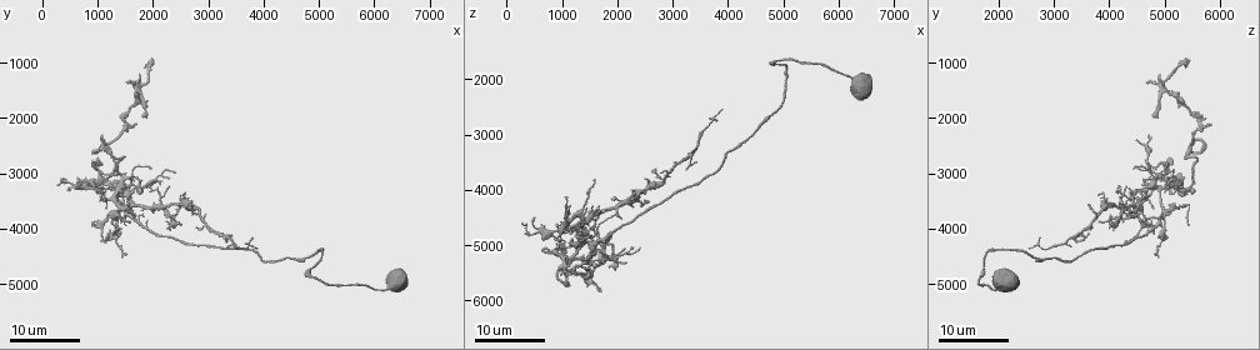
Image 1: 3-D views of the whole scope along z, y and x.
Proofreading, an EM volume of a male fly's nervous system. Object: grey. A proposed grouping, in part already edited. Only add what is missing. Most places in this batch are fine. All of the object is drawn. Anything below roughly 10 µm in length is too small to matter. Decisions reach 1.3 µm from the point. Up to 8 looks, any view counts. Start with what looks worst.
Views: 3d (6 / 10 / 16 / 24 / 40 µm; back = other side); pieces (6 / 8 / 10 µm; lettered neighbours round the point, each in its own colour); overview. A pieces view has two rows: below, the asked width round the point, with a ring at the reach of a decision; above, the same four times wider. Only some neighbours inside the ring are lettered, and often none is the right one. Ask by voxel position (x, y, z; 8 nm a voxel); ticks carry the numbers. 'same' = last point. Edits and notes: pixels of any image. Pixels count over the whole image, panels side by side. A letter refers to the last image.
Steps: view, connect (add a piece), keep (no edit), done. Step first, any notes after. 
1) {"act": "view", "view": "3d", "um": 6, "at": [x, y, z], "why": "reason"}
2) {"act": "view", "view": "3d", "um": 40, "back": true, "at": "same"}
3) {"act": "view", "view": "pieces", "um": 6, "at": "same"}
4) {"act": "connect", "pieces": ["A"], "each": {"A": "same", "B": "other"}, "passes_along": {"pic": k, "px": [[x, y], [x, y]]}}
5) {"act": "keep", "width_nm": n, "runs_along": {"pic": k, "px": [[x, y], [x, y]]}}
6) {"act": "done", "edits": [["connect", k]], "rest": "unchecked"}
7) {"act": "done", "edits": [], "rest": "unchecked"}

{"act": "view", "view": "3d", "um": 24, "at": [1700, 2100, 5800], "why": "branch stops here"}

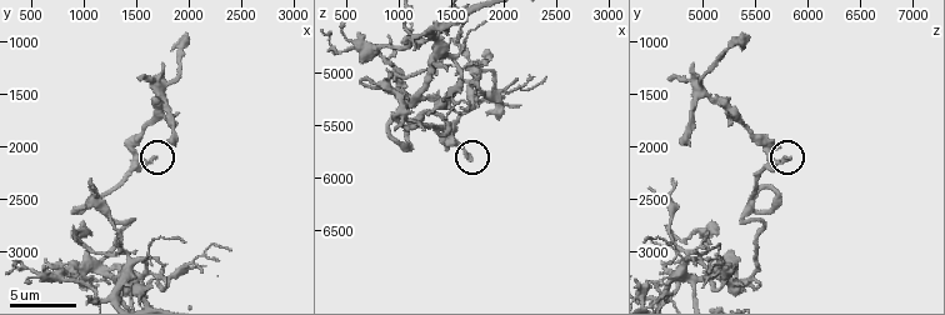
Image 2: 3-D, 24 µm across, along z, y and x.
{"act": "view", "view": "pieces", "um": 8, "at": [1700, 2100, 5800], "why": "see the neighbours"}

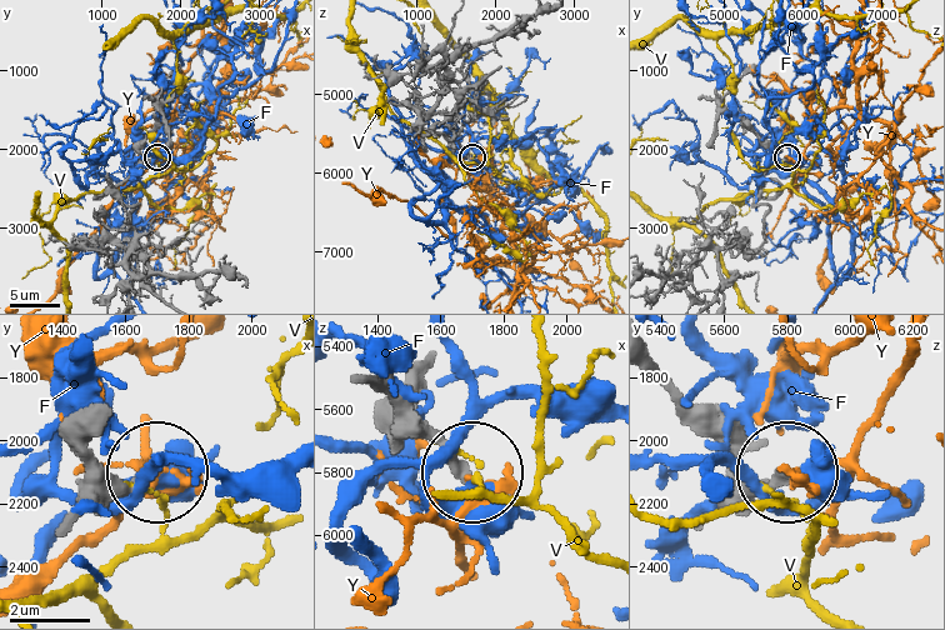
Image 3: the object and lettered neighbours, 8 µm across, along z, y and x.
{"act": "keep", "each": {"F": "other", "V": "other", "Y": "other"}, "runs_along": {"pic": 3, "px": [[368, 378], [465, 471]]}, "found": "no lettered piece goes on from it"}

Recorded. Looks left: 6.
{"act": "view", "view": "pieces", "um": 8, "at": [660, 3100, 5080], "why": "free end"}

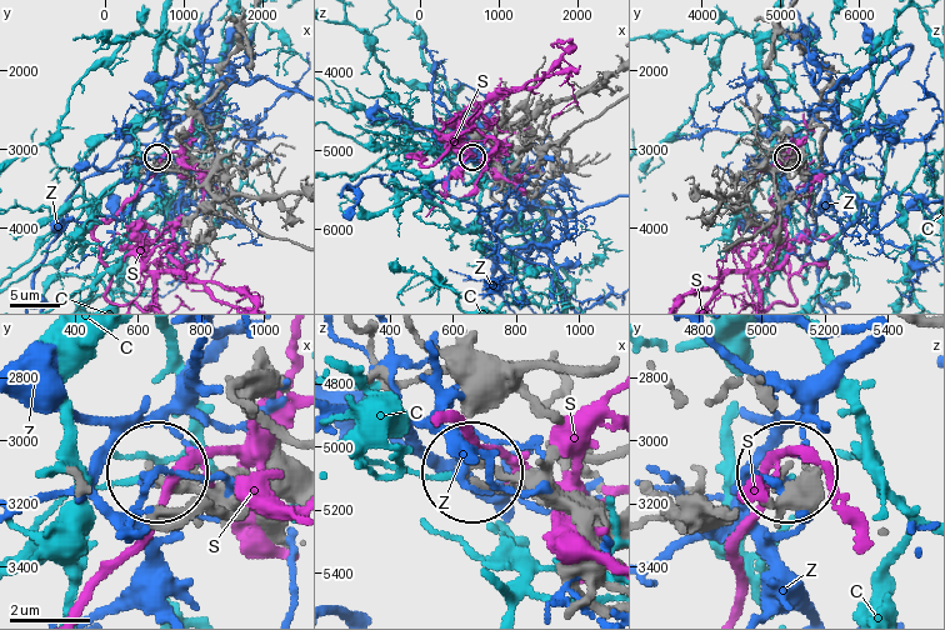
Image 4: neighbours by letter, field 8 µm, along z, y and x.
{"act": "keep", "each": {"C": "other", "S": "other", "Z": "other"}, "found": "none of them fits"}

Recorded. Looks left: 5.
{"act": "view", "view": "3d", "um": 6, "at": [1520, 1340, 4660], "why": "an open end"}

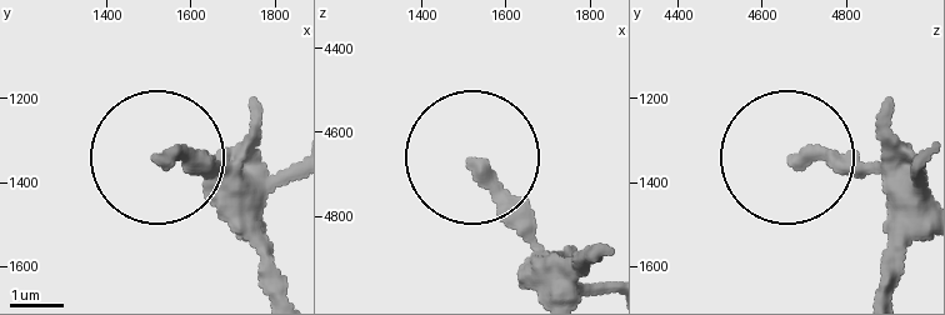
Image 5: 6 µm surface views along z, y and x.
{"act": "view", "view": "pieces", "um": 10, "at": [1530, 1345, 4680]}

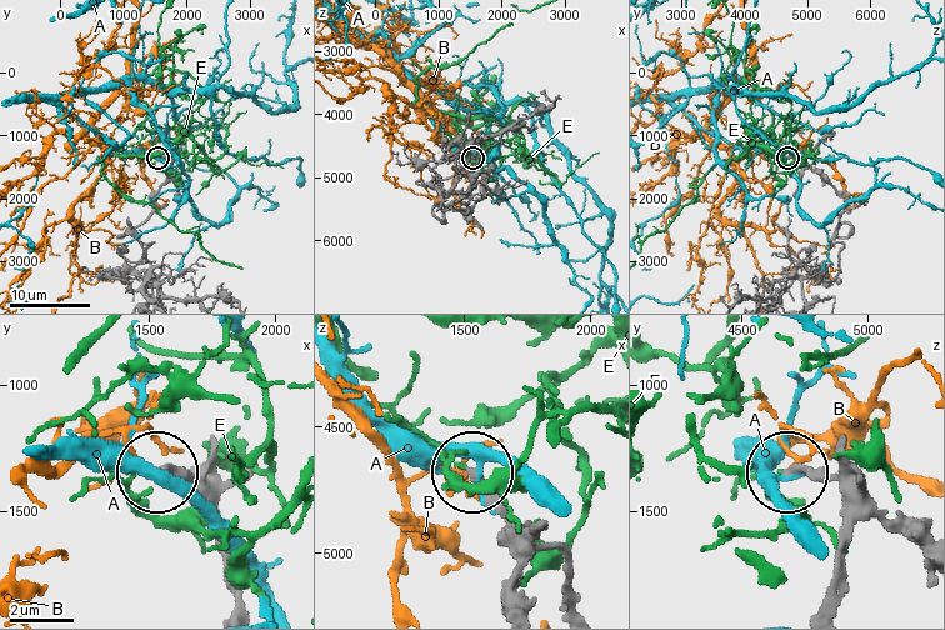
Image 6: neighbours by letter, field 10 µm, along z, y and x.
{"act": "keep", "width_nm": 250, "each": {"A": "other", "B": "other", "E": "other"}, "found": "none of them fits"}

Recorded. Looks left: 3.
{"act": "view", "view": "3d", "um": 16, "at": [2700, 3550, 3650], "why": "free end"}

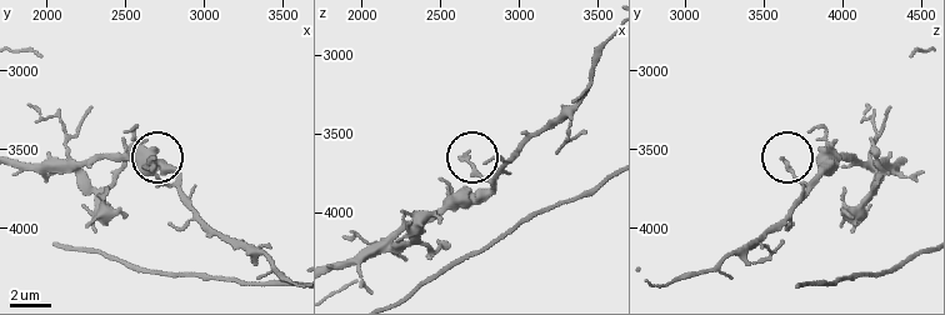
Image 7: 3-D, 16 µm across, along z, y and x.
{"act": "view", "view": "pieces", "um": 8, "at": [2660, 3580, 3640], "why": "see the neighbours"}

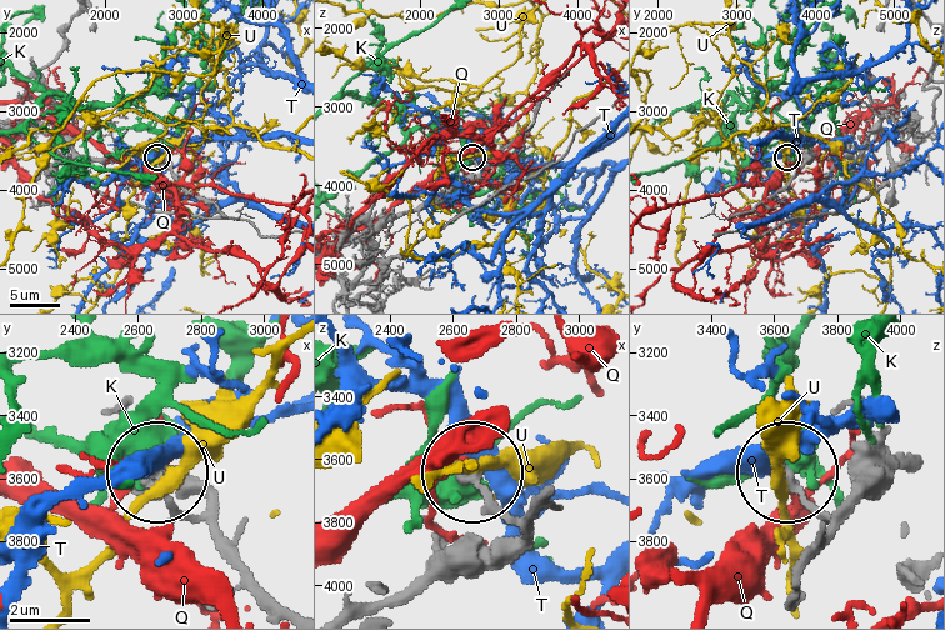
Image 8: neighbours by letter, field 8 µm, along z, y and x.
{"act": "keep", "width_nm": 180, "each": {"K": "other", "Q": "other", "T": "other", "U": "other"}, "found": "no lettered piece goes on from it"}

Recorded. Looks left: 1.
{"act": "done", "edits": [], "rest": "unchecked"}

